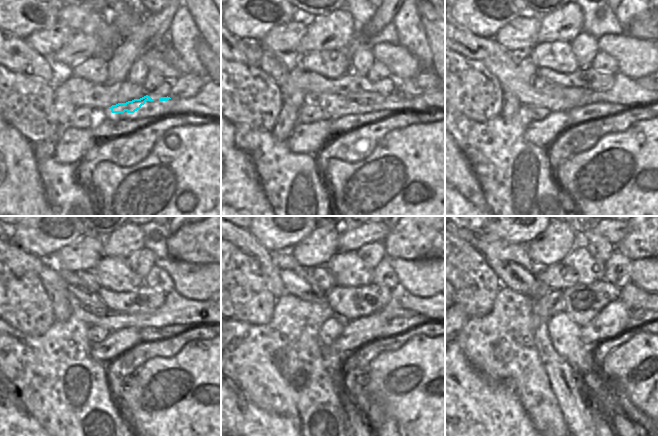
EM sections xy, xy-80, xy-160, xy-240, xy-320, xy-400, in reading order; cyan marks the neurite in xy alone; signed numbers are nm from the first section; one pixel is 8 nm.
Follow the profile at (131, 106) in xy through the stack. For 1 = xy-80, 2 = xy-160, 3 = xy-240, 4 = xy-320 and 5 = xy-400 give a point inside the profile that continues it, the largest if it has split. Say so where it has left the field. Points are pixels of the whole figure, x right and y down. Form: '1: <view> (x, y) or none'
1: xy-80 (352, 103)
2: xy-160 (626, 91)
3: xy-240 (176, 310)
4: xy-320 (402, 304)
5: xy-400 (634, 297)

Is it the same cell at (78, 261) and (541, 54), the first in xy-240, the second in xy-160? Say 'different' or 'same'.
different

